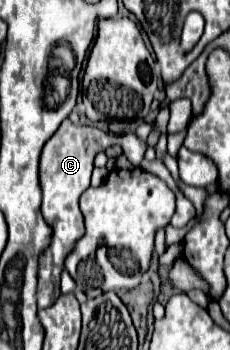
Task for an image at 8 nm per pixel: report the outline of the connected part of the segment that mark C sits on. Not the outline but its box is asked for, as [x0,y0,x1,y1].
[37,118,147,308]

